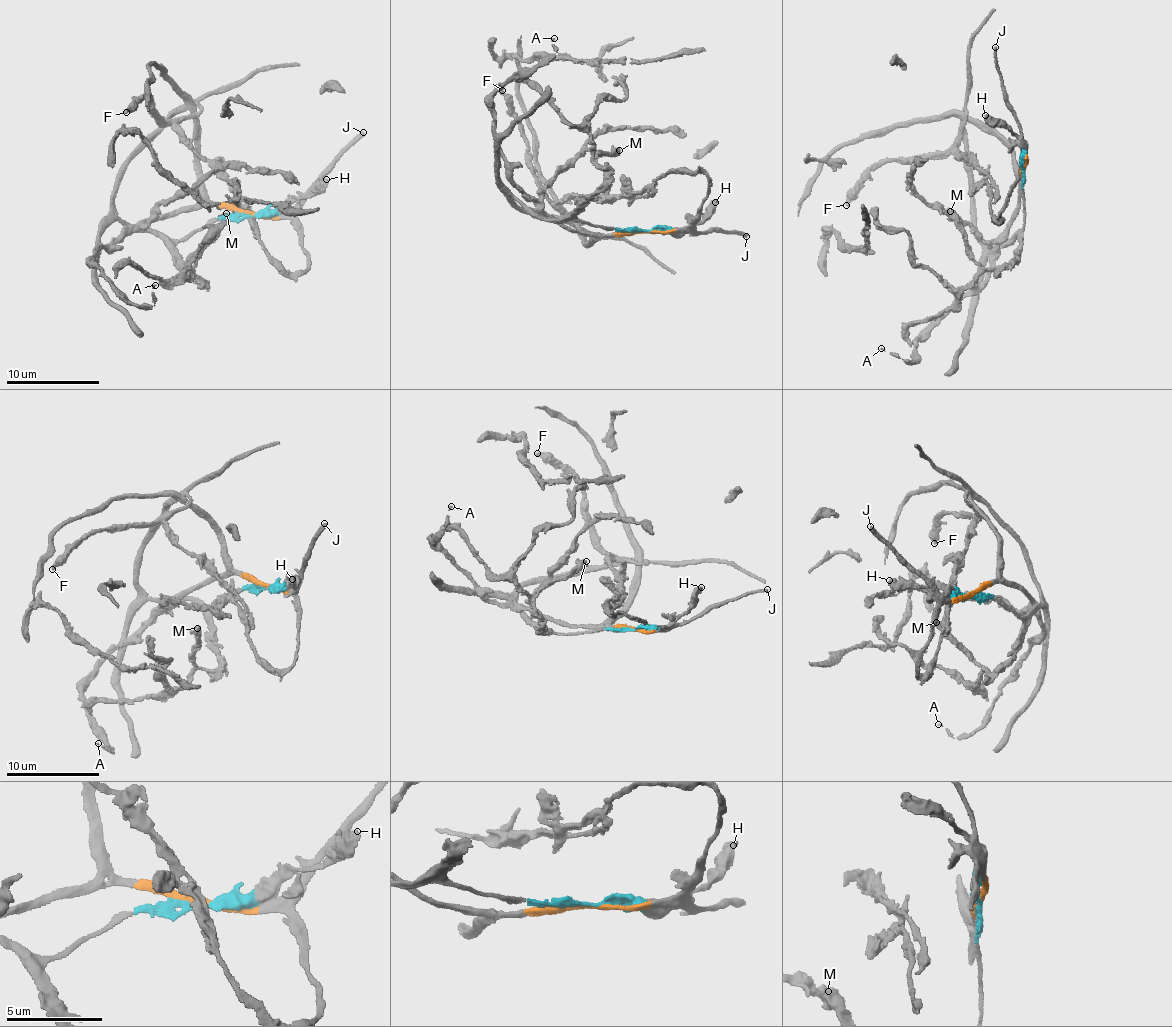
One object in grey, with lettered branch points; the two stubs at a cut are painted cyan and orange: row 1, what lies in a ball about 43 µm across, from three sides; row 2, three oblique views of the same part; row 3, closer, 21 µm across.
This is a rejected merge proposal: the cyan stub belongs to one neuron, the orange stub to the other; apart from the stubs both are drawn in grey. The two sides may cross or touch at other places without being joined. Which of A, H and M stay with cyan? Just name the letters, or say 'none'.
H, M

